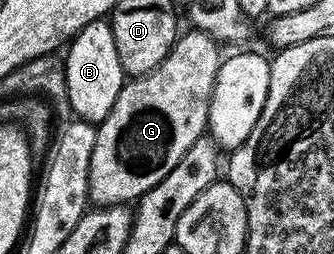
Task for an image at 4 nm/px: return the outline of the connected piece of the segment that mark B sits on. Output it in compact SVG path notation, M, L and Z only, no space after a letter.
M107 18L95 19L93 23L90 25L86 25L83 27L78 34L72 38L71 43L67 44L66 52L68 51L68 55L65 54L63 56L64 61L64 69L65 69L65 79L66 79L66 87L69 91L69 101L72 106L72 113L75 118L85 119L86 122L99 125L101 121L107 117L110 113L110 109L114 109L114 101L118 101L118 93L124 88L124 84L126 82L126 76L124 70L122 69L122 65L118 61L118 45L114 45L114 33L112 32L112 24L109 22Z

